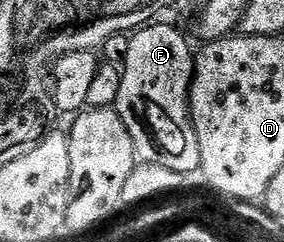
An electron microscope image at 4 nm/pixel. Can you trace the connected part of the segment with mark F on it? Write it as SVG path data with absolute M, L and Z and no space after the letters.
M152 22L130 36L129 53L121 66L121 93L114 109L141 148L142 162L163 165L191 177L203 165L201 145L191 120L191 78L195 76L196 52L191 51L177 28L163 22Z

